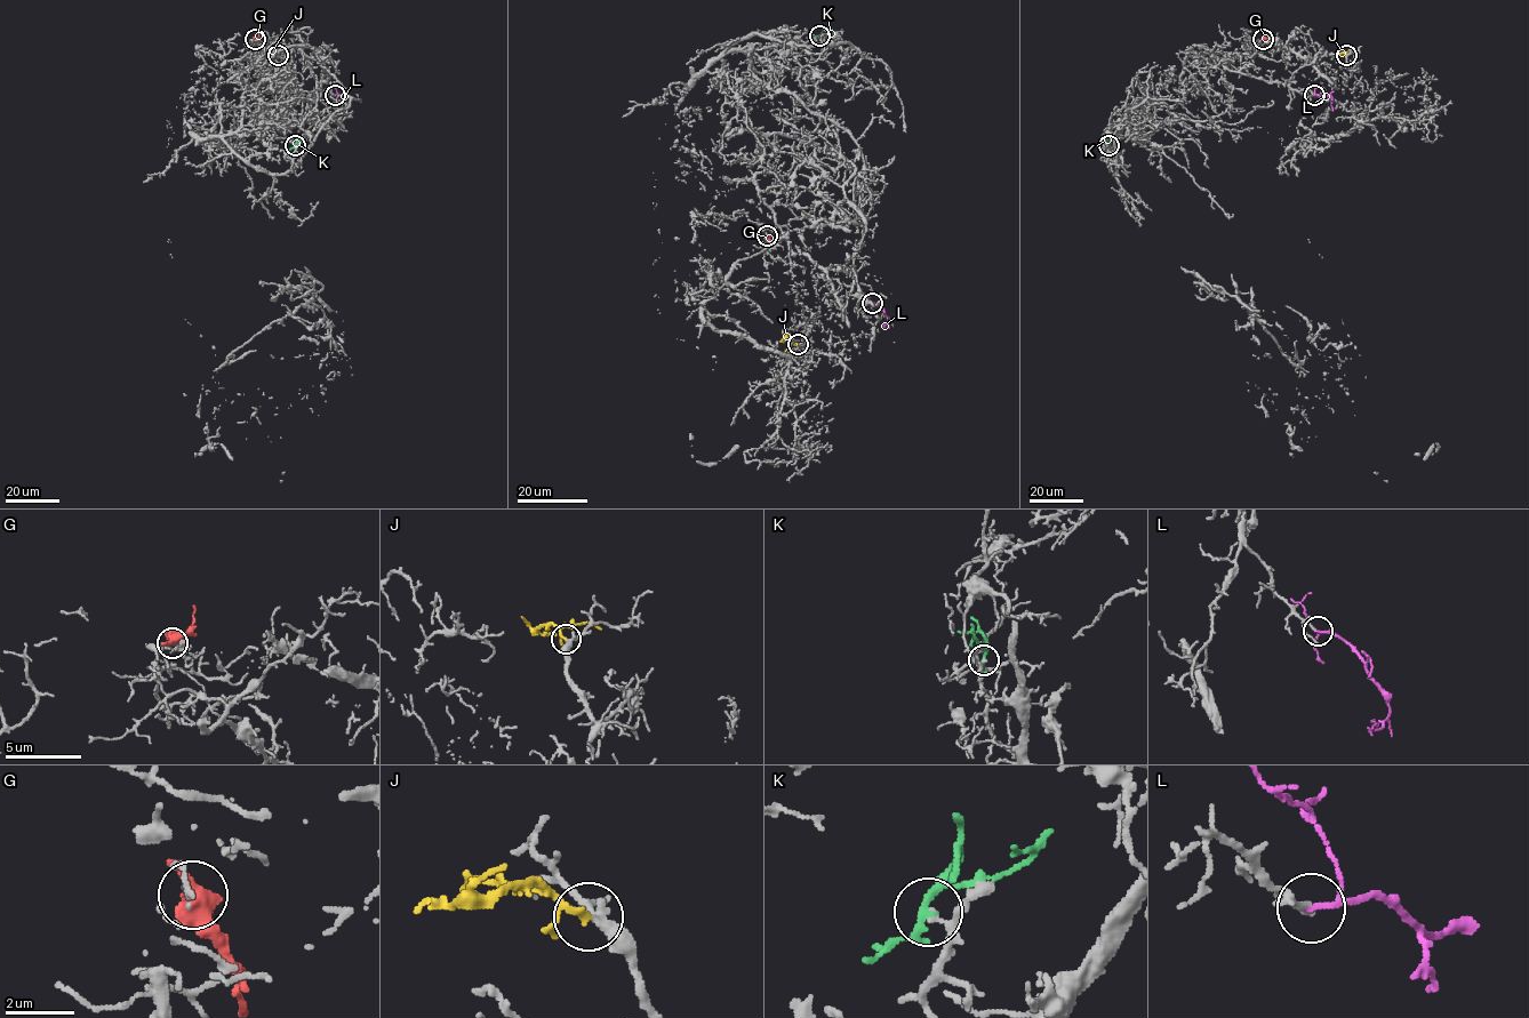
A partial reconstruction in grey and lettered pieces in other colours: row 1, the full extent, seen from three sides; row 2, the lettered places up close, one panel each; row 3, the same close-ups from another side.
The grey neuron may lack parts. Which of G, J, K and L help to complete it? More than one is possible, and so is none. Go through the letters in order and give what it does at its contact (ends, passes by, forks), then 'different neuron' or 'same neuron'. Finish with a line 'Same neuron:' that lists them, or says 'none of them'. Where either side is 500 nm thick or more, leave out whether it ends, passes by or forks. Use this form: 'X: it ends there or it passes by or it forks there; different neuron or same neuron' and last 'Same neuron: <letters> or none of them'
G: different neuron
J: it passes by; different neuron
K: it passes by; different neuron
L: it passes by; different neuron
Same neuron: none of them

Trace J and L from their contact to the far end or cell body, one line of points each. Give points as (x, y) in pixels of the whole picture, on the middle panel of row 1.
J: (798, 344), (789, 338), (779, 342)
L: (872, 303), (883, 311), (888, 322), (883, 327)

